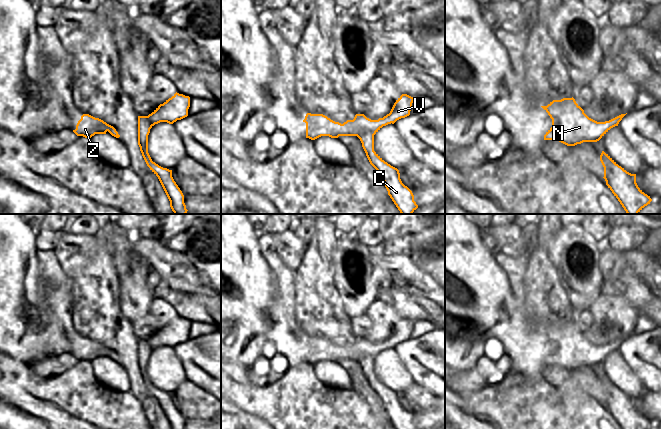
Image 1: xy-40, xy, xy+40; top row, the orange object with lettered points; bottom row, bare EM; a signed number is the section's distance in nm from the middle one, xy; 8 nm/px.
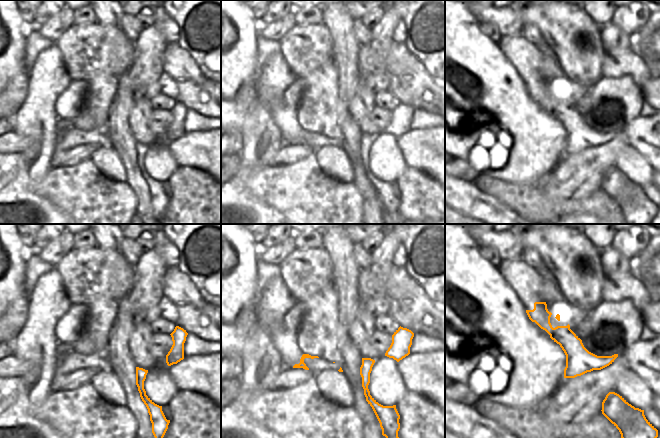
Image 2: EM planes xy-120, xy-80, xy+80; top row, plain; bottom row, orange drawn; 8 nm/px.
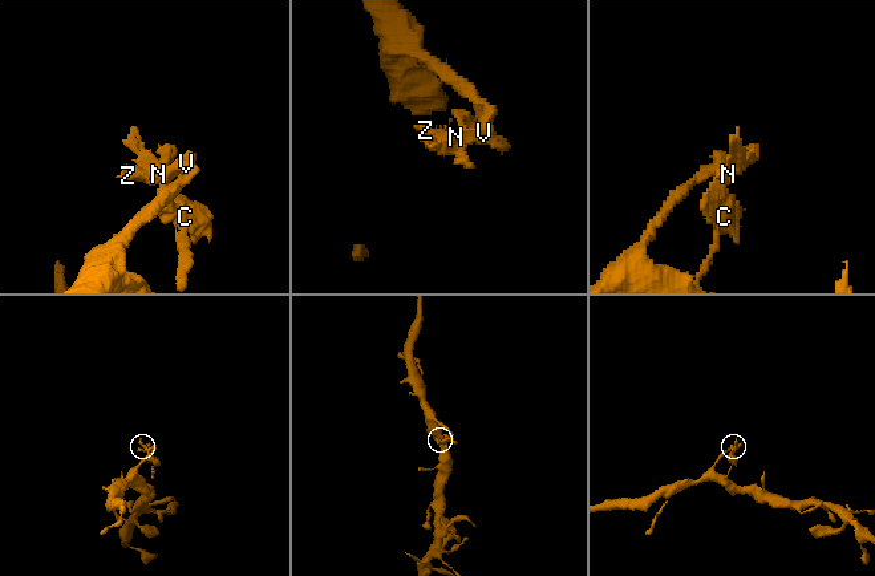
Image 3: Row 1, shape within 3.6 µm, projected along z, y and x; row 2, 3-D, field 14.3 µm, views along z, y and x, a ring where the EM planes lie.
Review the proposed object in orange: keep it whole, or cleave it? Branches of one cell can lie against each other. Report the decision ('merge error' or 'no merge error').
merge error

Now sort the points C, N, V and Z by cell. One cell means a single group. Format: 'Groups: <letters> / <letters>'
Groups: C N Z / V

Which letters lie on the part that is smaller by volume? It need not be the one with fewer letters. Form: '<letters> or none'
C, N, Z

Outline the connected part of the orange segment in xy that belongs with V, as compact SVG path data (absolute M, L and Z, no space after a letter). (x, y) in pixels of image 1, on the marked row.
M402 94L394 103L390 113L384 116L383 118L379 118L376 121L377 122L383 121L385 124L388 123L394 124L397 120L409 116L410 111L412 109L413 101L414 101L413 97L407 94Z

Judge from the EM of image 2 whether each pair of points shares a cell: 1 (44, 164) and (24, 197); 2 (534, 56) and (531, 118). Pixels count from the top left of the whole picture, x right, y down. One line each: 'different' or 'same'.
1: different
2: different

